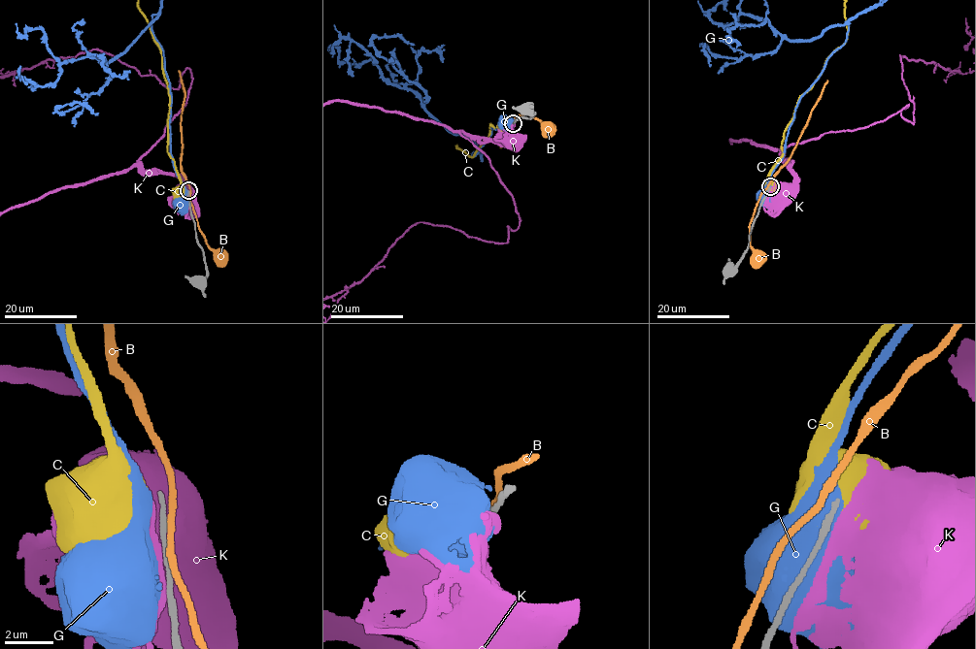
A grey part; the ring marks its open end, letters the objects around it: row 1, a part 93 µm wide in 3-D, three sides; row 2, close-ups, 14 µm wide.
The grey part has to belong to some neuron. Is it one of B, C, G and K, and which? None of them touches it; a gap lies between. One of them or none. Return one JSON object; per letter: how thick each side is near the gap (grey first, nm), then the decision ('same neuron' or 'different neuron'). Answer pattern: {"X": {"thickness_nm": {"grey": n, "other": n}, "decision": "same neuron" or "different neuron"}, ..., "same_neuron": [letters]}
{"B": {"thickness_nm": {"grey": 170, "other": 280}, "decision": "different neuron"}, "C": {"thickness_nm": {"grey": 170, "other": 950}, "decision": "different neuron"}, "G": {"thickness_nm": {"grey": 170, "other": 550}, "decision": "different neuron"}, "K": {"thickness_nm": {"grey": 170, "other": 280}, "decision": "different neuron"}, "same_neuron": []}

